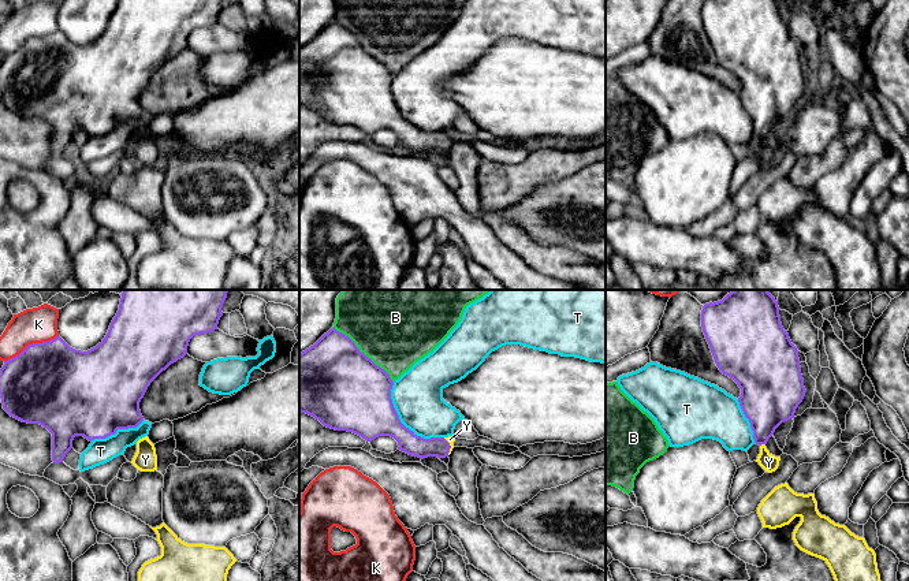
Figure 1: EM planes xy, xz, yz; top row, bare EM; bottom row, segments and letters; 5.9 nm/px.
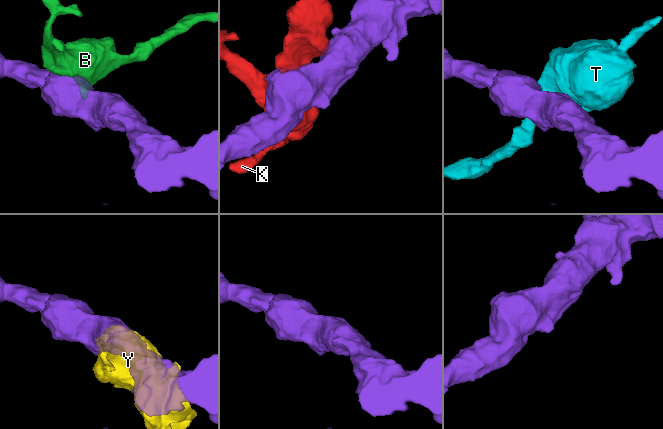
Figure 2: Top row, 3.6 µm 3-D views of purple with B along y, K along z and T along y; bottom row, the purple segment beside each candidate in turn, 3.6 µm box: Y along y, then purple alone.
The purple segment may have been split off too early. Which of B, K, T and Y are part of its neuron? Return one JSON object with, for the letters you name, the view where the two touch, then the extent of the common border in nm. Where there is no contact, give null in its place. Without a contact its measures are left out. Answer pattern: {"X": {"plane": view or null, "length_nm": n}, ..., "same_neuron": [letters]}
{"Y": {"plane": "yz", "length_nm": 40}, "same_neuron": ["Y"]}

